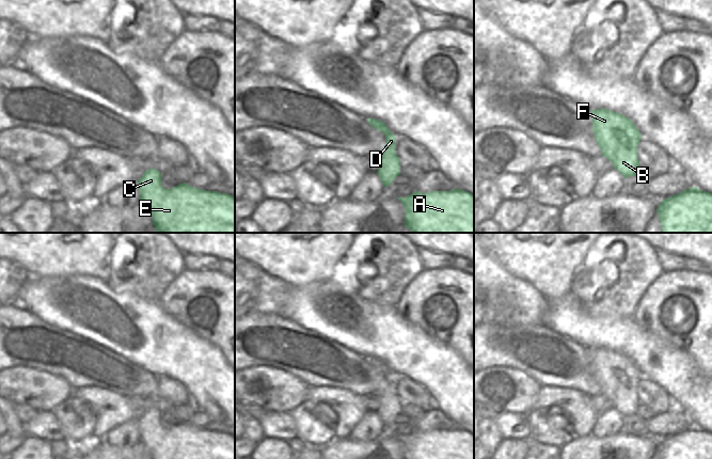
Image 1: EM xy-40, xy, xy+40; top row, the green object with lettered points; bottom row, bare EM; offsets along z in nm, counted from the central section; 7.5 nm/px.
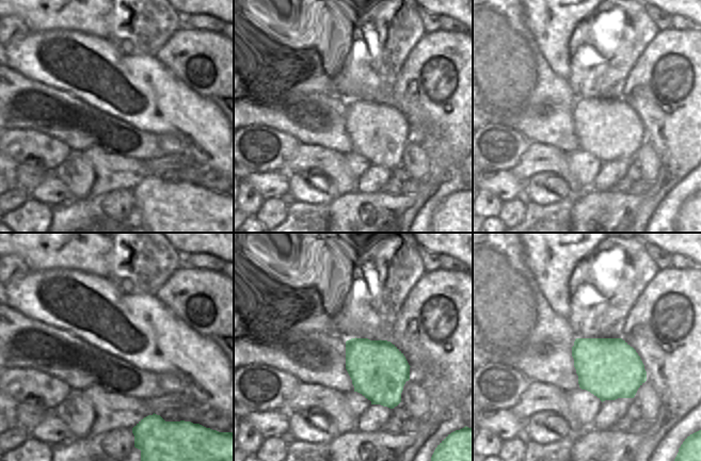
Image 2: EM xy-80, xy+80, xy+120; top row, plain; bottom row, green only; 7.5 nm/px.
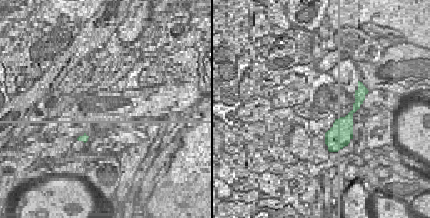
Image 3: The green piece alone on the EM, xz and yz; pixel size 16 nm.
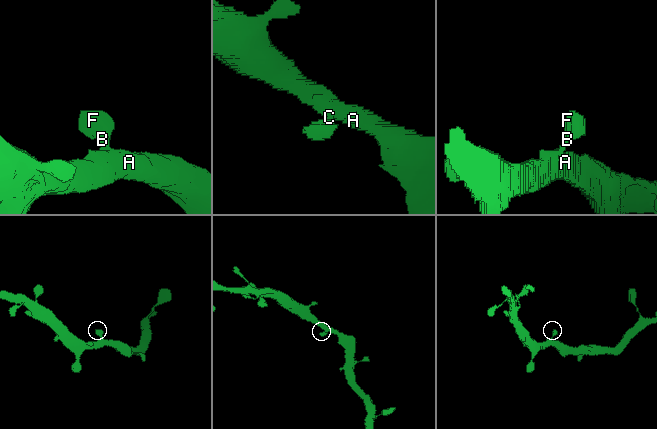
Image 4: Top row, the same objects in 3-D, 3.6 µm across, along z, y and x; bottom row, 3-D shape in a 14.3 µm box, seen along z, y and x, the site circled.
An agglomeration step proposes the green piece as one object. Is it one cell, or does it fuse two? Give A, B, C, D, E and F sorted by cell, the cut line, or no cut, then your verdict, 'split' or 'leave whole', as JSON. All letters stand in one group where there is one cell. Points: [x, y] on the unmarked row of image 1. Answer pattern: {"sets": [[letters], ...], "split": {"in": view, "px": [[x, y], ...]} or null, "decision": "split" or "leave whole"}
{"sets": [["A", "B", "C", "D", "E", "F"]], "split": null, "decision": "leave whole"}

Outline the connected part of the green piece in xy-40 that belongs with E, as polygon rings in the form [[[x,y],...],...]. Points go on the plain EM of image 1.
[[[151,407],[138,420],[140,441],[148,448],[153,459],[235,459],[235,436],[218,430],[196,428],[187,422],[171,428],[161,425],[161,412]]]

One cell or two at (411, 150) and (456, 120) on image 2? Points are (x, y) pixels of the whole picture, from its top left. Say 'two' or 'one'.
two

